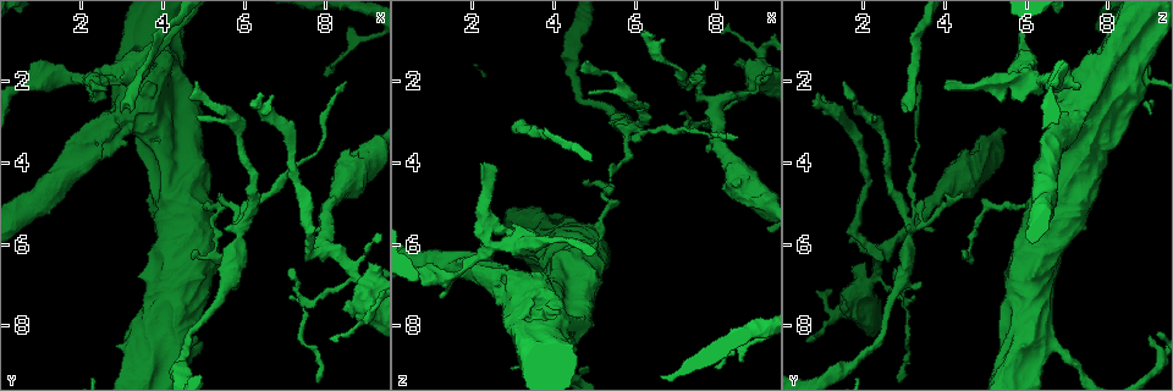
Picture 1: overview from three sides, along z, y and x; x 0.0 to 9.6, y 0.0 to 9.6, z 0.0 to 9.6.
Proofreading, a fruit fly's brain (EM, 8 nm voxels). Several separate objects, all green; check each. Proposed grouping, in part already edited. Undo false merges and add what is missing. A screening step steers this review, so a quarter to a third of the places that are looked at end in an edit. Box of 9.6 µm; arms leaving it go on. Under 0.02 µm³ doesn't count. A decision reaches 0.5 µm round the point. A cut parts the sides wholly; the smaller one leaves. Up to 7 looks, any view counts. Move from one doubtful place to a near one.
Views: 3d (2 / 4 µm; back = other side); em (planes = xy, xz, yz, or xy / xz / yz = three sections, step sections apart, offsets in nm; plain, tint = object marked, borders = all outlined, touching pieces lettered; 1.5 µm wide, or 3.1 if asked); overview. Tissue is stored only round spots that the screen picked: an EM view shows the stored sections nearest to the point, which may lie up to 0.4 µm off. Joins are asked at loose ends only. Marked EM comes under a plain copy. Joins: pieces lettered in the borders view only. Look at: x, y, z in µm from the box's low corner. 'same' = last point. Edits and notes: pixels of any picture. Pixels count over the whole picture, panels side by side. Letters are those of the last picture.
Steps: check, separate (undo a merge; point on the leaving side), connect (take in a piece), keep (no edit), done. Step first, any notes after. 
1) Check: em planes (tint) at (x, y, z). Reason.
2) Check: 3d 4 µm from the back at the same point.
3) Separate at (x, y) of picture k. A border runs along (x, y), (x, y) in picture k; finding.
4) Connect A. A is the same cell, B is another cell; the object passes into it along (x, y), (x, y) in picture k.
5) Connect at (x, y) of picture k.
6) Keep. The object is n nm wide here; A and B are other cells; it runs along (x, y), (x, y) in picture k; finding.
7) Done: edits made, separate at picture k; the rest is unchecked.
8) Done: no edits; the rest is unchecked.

Check: em planes (borders) at (1.25, 2.15, 7.35). Branch stops here.

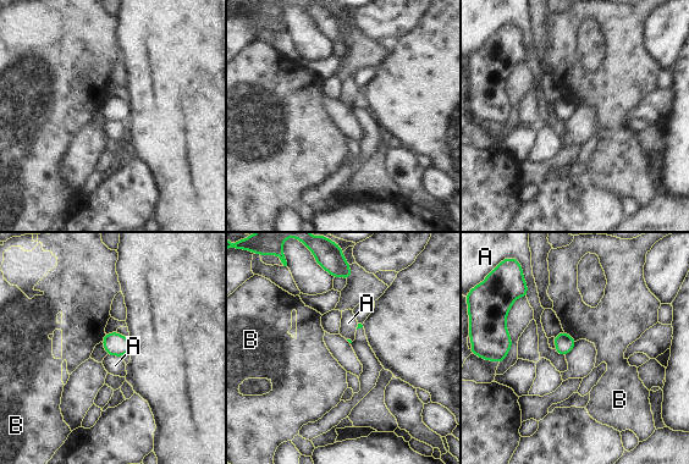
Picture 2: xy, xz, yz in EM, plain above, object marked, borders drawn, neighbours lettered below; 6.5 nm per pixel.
Keep. A and B are other cells; a border runs along (563, 330), (575, 341) in picture 2; none of them fits.

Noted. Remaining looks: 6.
Check: 3d 2 µm at (2.45, 1.90, 6.10).

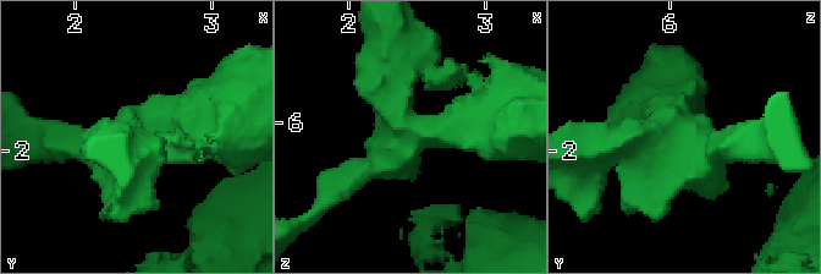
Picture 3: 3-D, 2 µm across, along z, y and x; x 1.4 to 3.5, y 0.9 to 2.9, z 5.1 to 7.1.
Check: em 3.1 µm xz step 16 (borders) at (2.46, 1.90, 6.08).

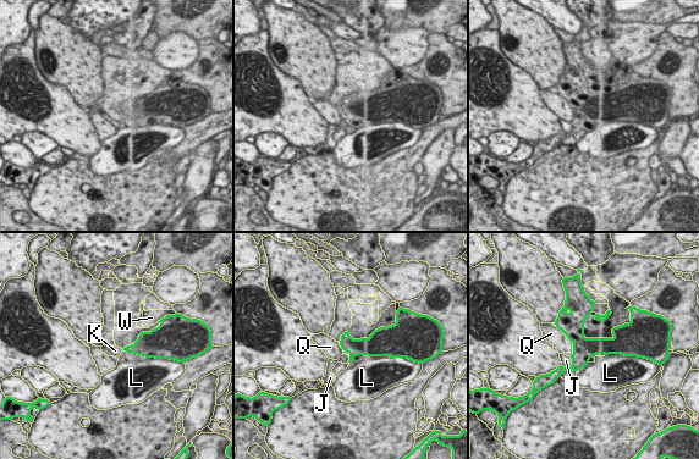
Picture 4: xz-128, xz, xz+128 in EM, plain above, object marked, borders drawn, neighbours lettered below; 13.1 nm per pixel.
Keep. The longest contact is with L, 550 nm; J, K, L, Q and W are other cells; a border runs along (391, 358), (357, 355), (350, 364) in picture 4; all the same neuron.

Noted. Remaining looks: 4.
Check: em planes (borders) at (4.50, 8.80, 1.90). Sudden change in width.

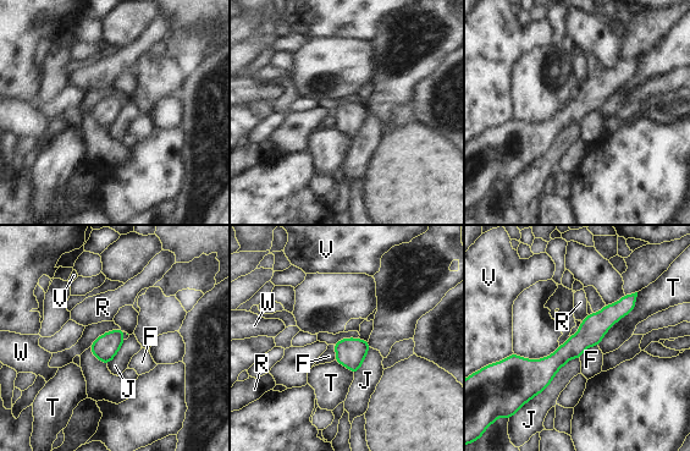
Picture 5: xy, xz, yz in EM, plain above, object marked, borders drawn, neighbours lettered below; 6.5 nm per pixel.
Keep. The object is 170 nm wide here; F, J, R, T, V and W are other cells; continuous, no second neuron.

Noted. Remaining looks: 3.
Done: no edits; the rest is unchecked.

